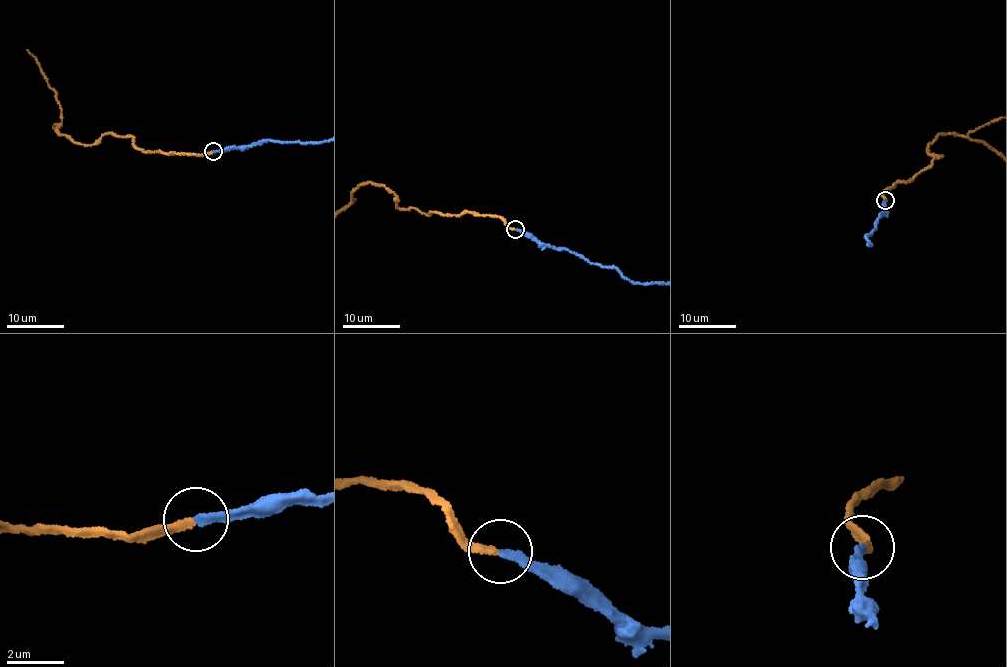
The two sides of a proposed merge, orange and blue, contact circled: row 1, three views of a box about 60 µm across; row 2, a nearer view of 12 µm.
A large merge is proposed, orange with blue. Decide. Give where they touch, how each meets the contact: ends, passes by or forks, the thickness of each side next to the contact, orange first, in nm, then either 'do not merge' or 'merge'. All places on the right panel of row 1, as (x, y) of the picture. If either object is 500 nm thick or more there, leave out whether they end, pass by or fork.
at (885, 200); orange ends there; blue ends there; 240 nm thick on the orange side, 240 nm on the other; merge

